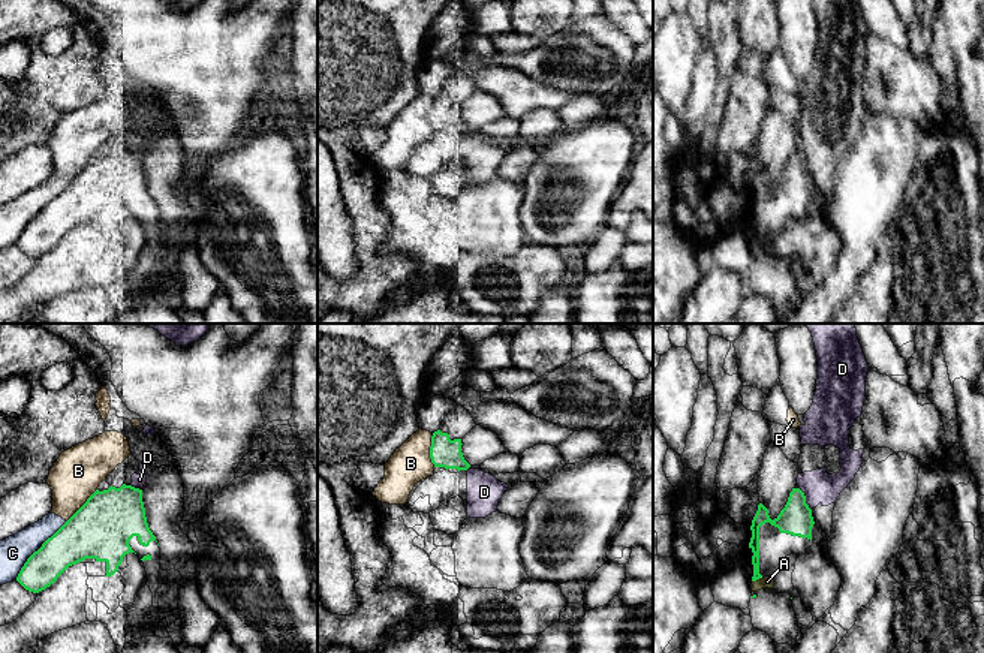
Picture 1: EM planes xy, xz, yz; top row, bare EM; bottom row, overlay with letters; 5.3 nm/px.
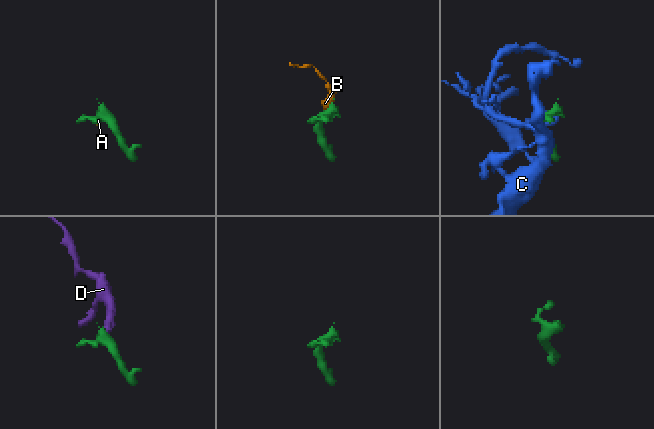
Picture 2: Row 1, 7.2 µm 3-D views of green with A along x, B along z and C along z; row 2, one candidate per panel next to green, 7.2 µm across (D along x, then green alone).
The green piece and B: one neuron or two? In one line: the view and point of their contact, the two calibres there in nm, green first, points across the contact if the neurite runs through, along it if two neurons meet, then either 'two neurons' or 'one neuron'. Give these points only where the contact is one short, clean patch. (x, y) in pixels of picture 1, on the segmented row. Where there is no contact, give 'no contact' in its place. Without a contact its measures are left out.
meets green in xz at (430, 451); 160 nm thick on the green side, 220 nm on the other; two neurons

